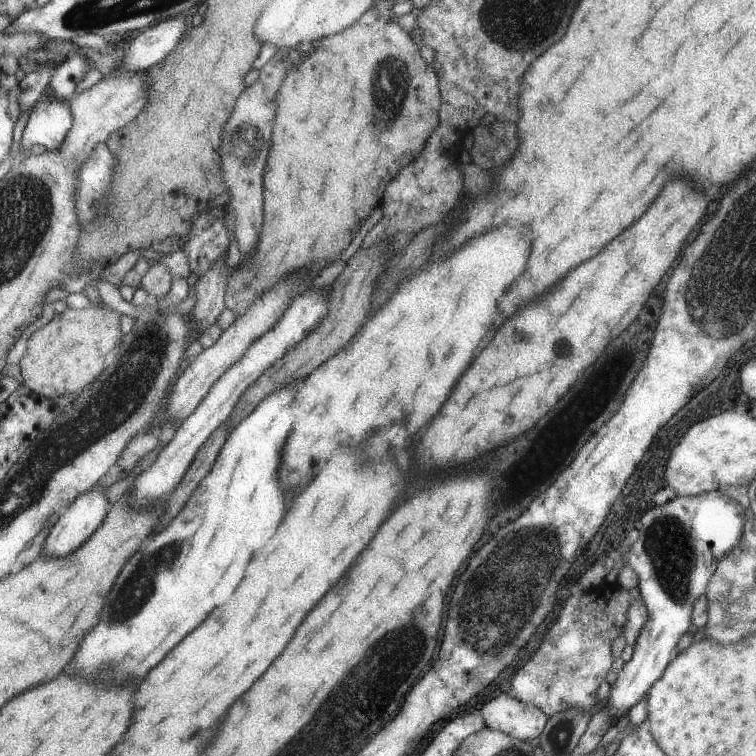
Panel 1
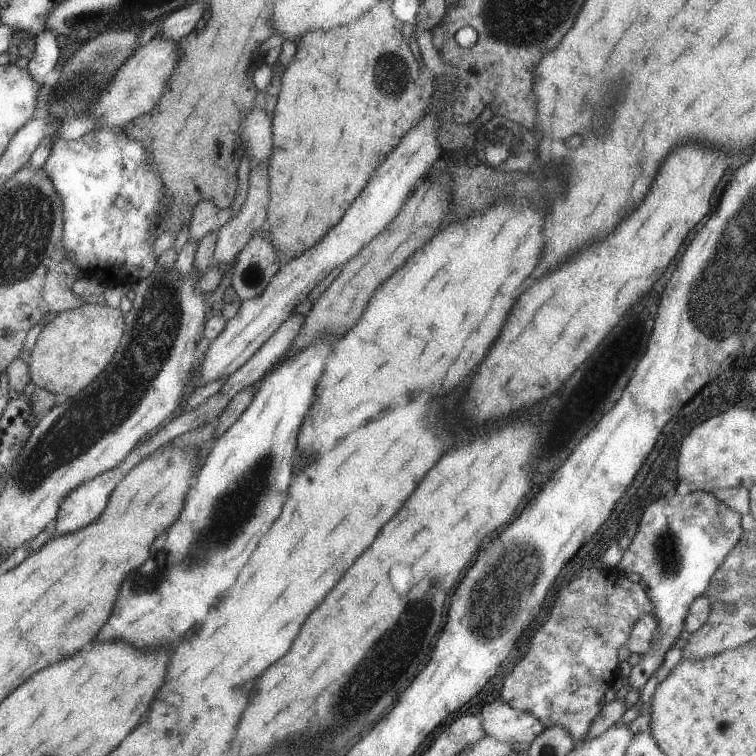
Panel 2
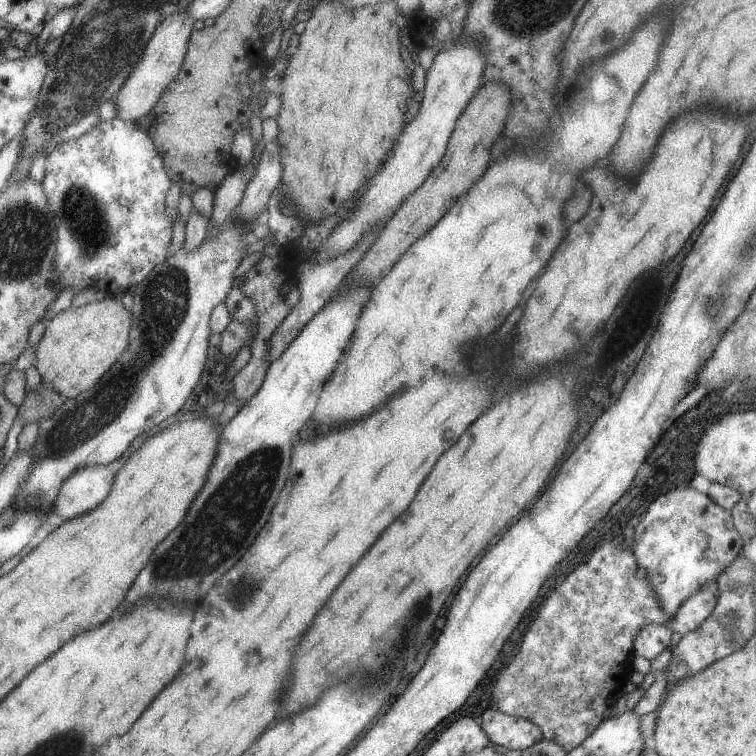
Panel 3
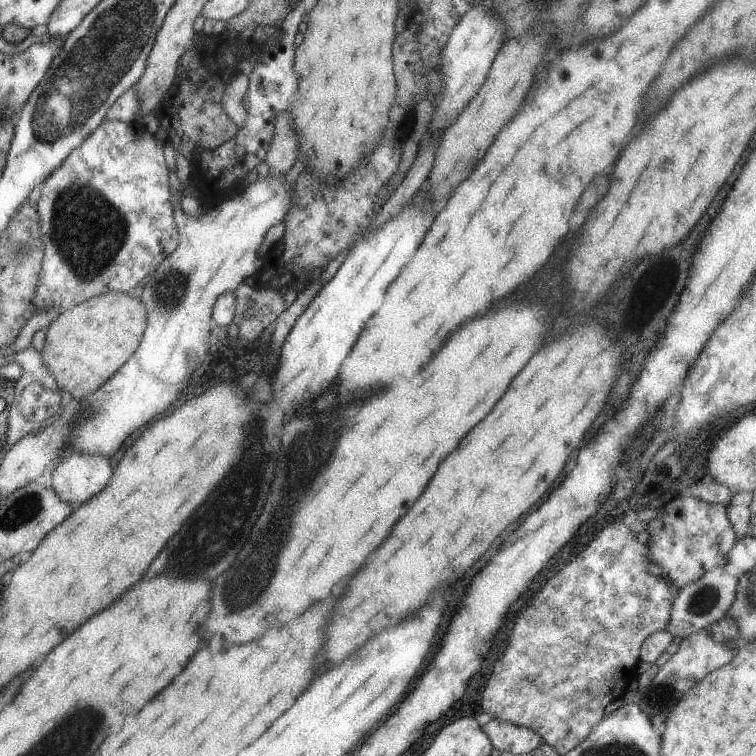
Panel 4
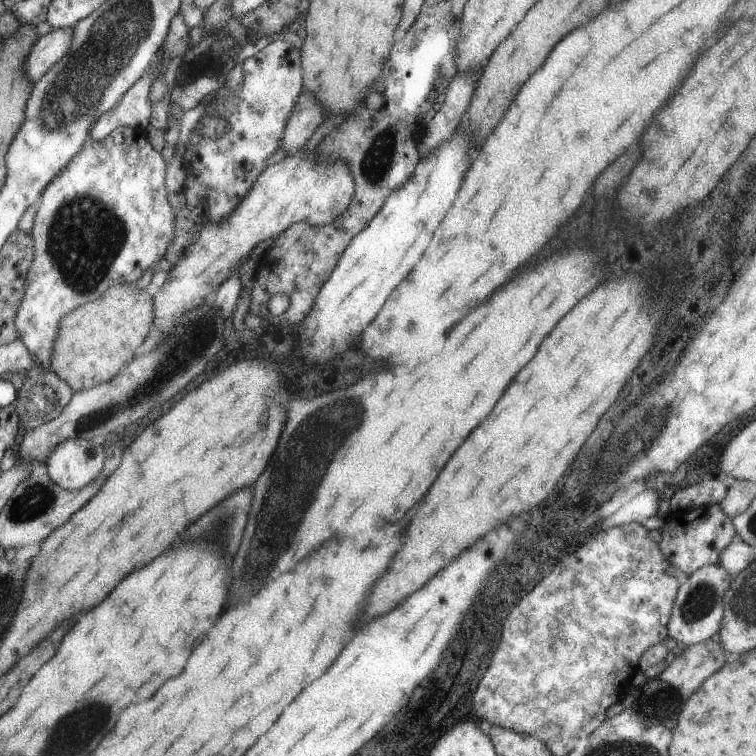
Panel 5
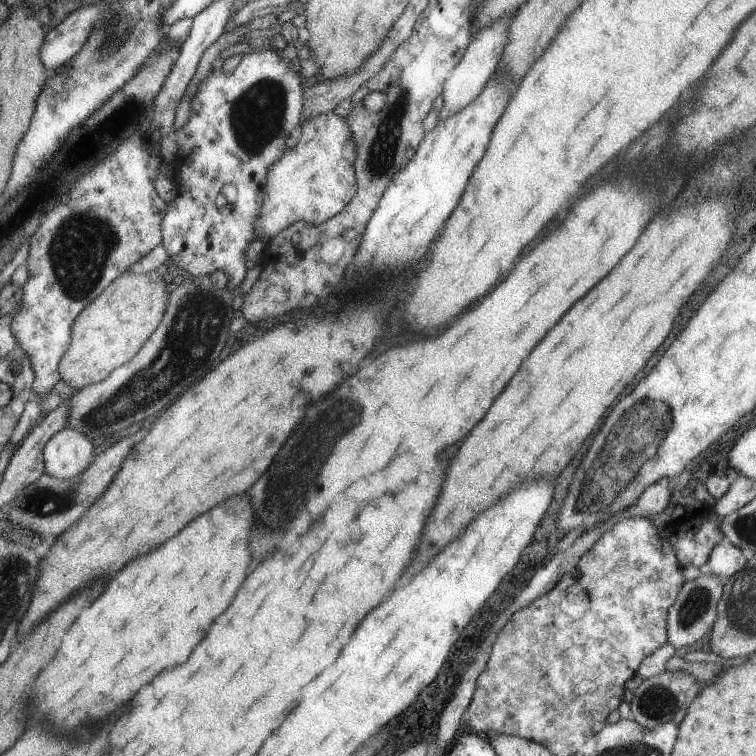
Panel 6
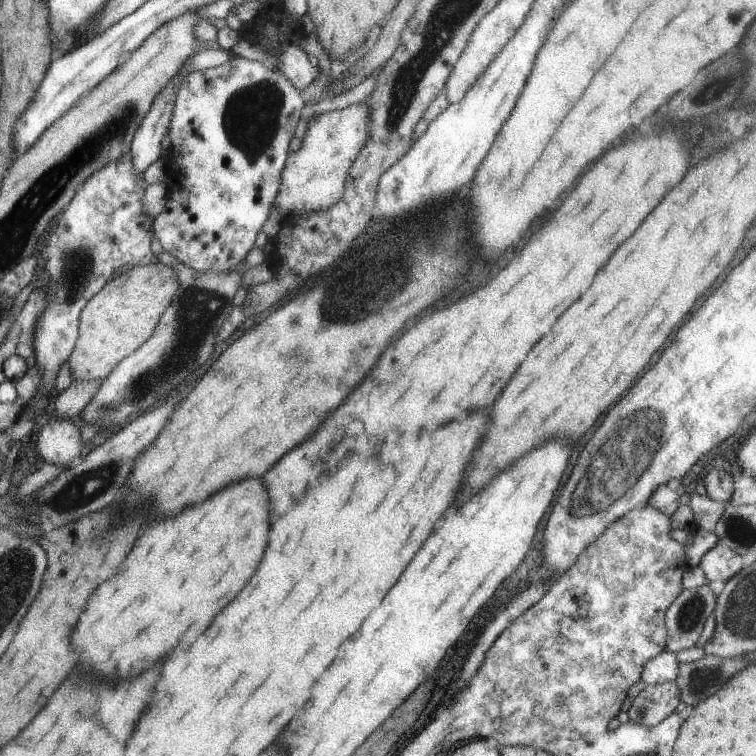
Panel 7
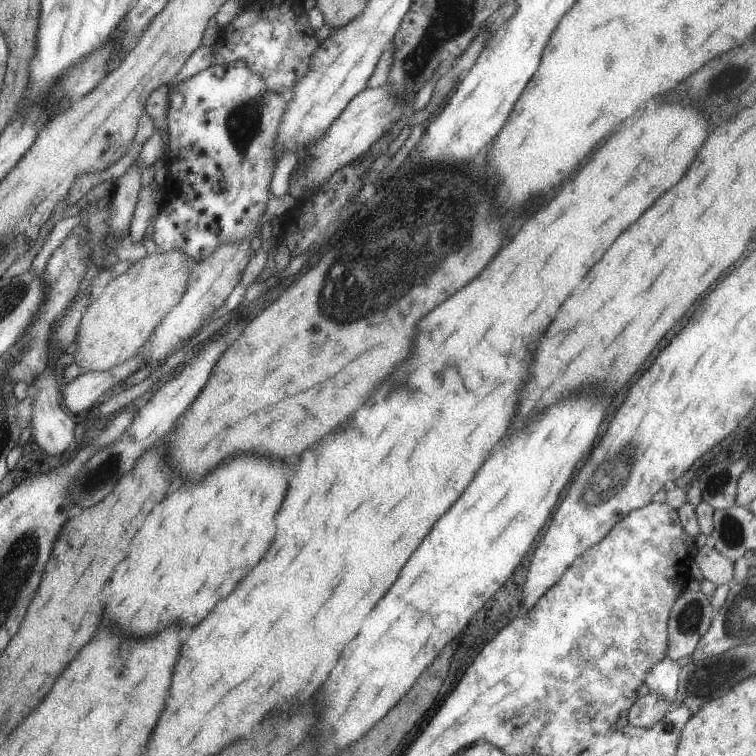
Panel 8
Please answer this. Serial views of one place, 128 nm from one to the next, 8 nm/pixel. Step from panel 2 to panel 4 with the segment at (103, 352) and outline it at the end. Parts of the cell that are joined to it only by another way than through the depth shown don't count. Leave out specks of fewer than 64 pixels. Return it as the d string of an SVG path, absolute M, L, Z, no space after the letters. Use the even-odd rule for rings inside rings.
M110 291L59 313L45 329L45 343L40 356L56 384L62 390L66 389L72 398L81 399L117 373L139 345L145 326L146 308L140 298L135 298L129 292Z

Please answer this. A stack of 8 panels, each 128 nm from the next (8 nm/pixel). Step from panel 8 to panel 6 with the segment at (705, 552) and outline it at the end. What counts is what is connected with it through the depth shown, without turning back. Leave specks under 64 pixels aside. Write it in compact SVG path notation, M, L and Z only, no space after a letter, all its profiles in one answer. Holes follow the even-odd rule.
M716 544L707 558L703 570L719 576L722 580L737 572L746 563L741 550L731 544Z

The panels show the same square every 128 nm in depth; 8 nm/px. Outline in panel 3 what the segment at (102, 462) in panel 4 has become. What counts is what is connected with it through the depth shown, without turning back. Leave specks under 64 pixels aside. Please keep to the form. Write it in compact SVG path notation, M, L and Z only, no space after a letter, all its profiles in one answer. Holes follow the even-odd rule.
M88 465L75 470L59 486L52 503L53 513L67 521L96 508L109 493L114 480L111 471L106 465Z

